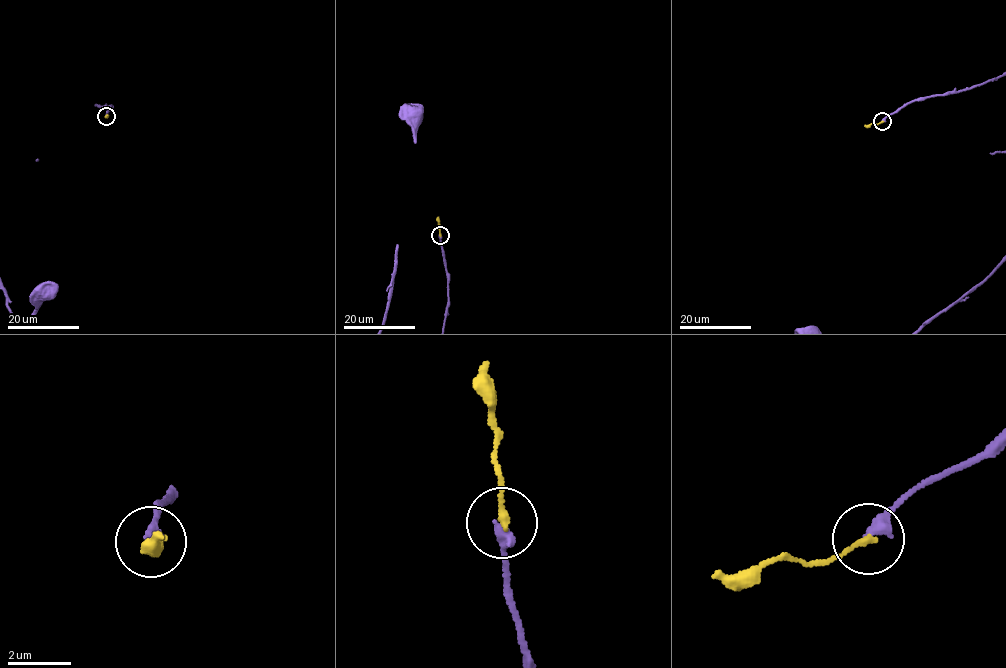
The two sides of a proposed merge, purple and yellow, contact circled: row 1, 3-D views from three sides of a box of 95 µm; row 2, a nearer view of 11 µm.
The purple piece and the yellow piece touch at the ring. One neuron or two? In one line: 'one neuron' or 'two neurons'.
two neurons

